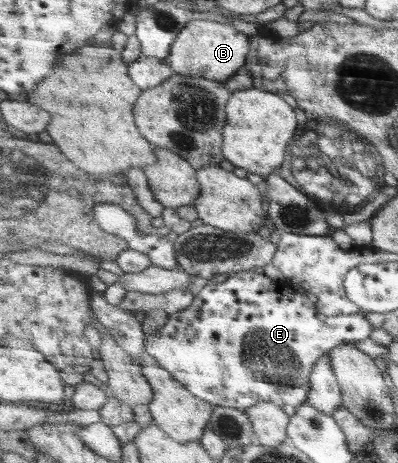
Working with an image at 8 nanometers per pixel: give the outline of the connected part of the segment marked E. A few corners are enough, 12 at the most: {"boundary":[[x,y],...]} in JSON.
{"boundary":[[251,270],[208,283],[146,348],[189,391],[299,409],[365,313]]}

